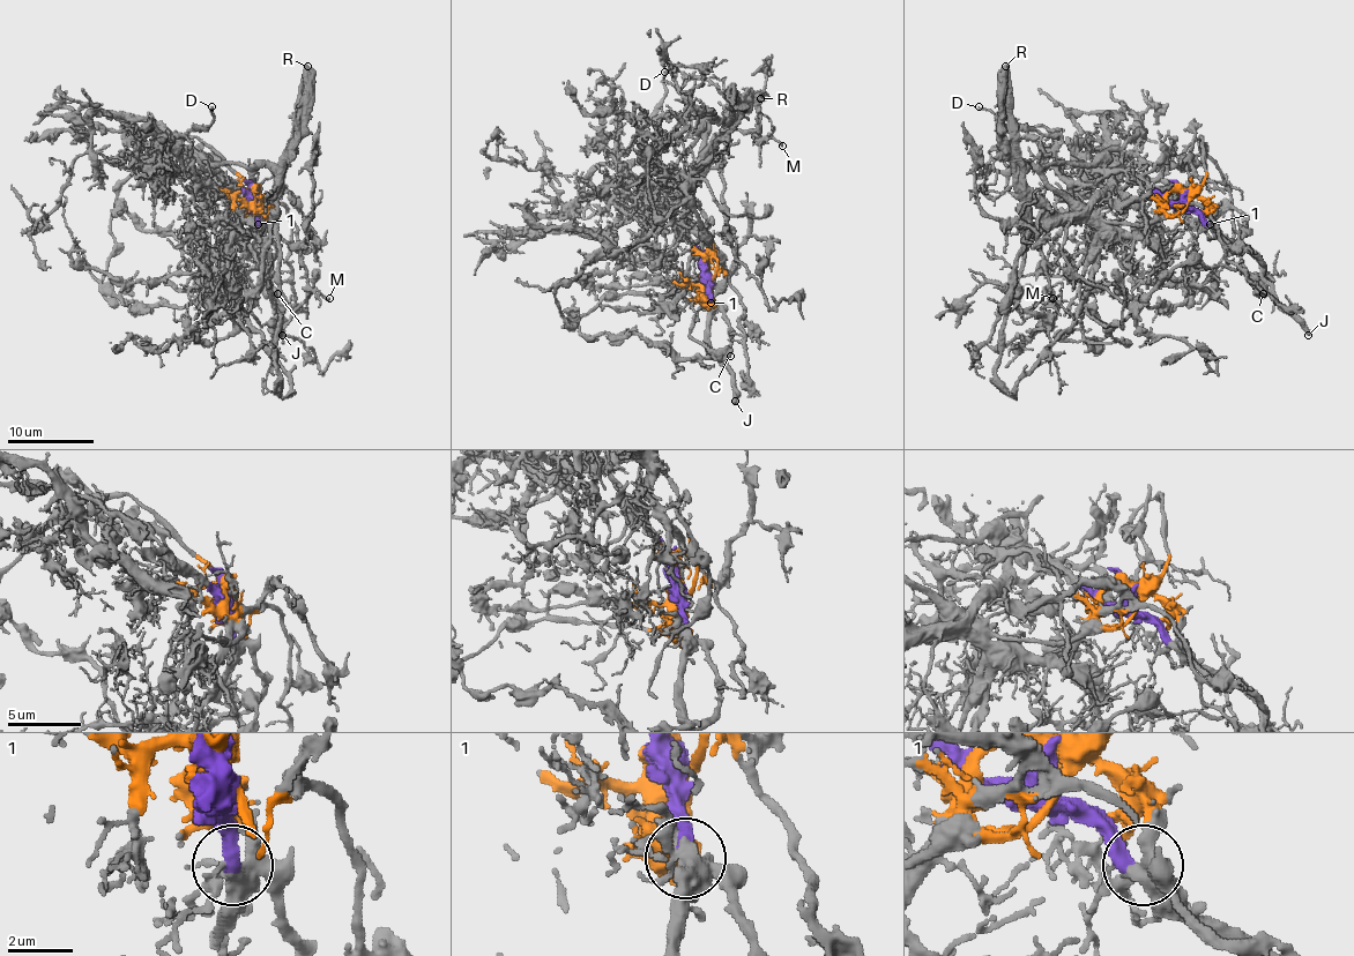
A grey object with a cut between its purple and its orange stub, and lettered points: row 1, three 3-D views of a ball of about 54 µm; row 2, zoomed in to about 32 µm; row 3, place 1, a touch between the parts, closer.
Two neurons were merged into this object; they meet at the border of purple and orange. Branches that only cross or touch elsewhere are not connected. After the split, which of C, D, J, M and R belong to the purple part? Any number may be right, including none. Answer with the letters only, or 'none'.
J

